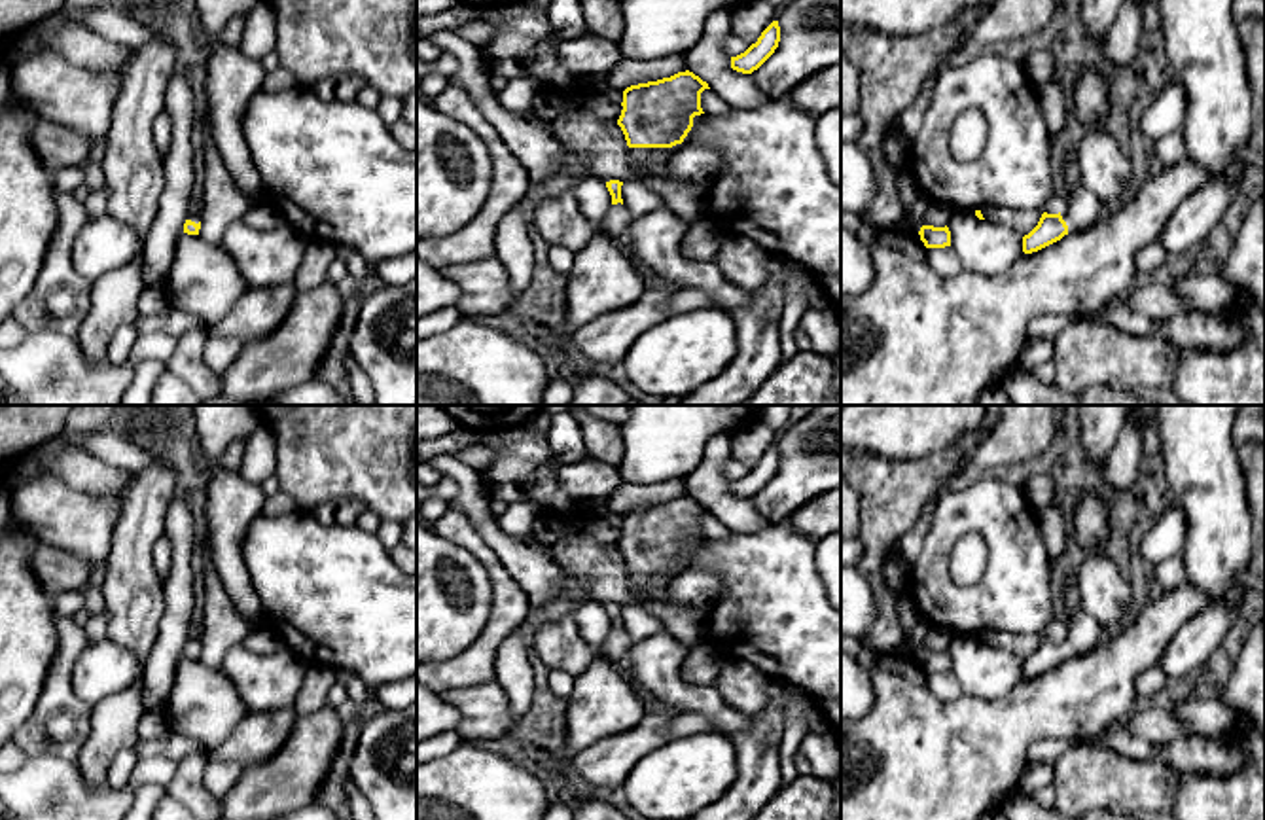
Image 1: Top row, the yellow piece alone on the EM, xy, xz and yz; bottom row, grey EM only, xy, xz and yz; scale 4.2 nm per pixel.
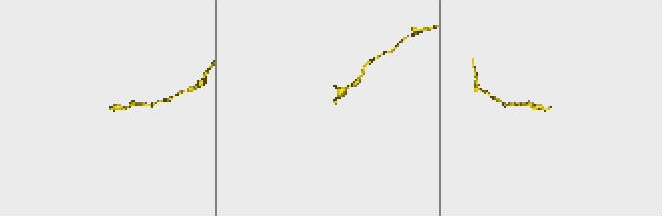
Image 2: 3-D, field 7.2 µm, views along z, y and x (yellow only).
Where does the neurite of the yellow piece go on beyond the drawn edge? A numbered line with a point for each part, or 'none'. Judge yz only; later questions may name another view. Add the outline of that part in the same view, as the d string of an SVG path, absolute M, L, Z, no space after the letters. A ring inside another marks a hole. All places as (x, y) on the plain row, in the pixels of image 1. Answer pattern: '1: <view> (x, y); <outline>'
1: yz (1078, 635); M1072 617L1060 625L1060 640L1068 650L1068 657L1085 653L1106 638L1104 627L1089 617Z

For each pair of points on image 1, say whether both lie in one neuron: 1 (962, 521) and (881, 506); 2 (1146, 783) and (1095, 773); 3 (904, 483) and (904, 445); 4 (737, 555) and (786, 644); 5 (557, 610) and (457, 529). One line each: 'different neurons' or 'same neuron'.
1: different neurons
2: same neuron
3: different neurons
4: same neuron
5: different neurons

